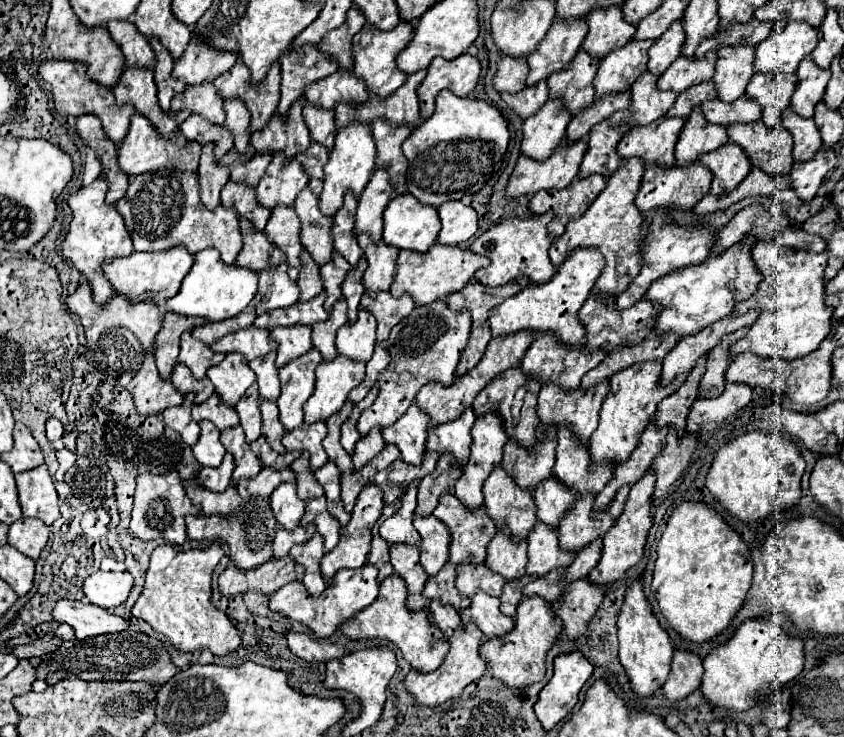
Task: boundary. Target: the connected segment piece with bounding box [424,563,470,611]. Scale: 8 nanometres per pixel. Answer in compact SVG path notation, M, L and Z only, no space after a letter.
M446 563L438 575L428 577L424 585L424 597L428 599L440 599L444 605L452 605L454 609L466 609L470 607L470 599L458 593L454 587L454 565Z

